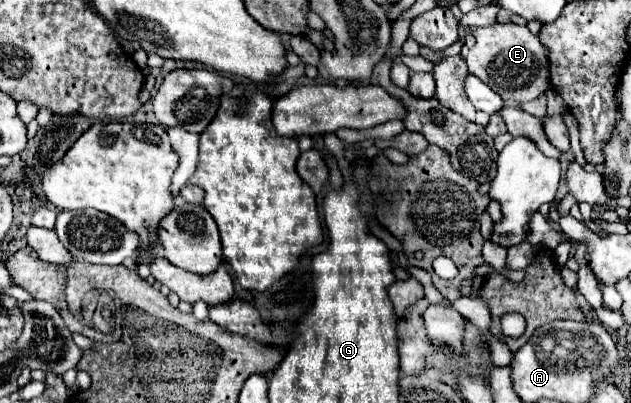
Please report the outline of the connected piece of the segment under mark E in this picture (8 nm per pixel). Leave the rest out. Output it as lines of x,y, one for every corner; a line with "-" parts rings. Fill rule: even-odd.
496,22
486,28
470,28
470,30
476,38
476,44
470,48
466,56
468,70
470,74
486,82
504,100
514,100
518,104
530,102
550,88
548,58
544,54
544,46
538,40
538,36
534,36
526,26

